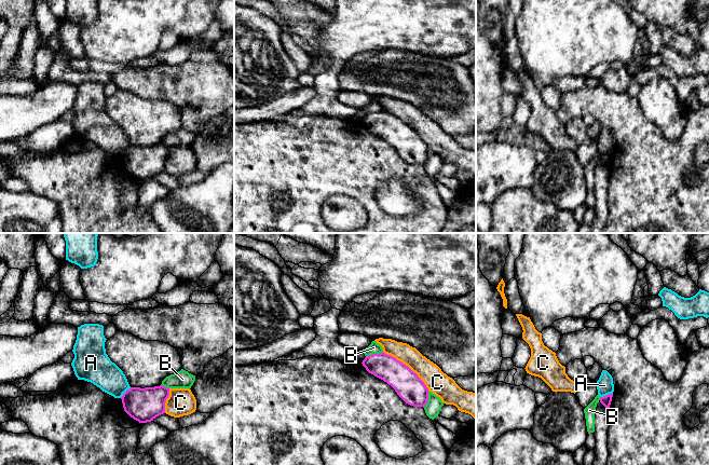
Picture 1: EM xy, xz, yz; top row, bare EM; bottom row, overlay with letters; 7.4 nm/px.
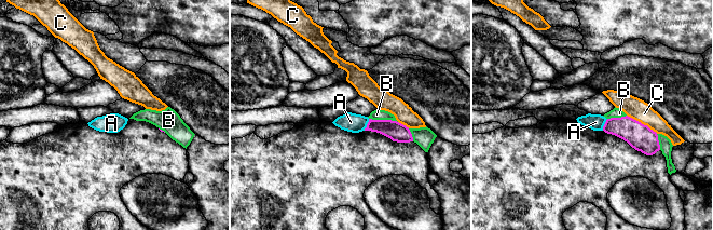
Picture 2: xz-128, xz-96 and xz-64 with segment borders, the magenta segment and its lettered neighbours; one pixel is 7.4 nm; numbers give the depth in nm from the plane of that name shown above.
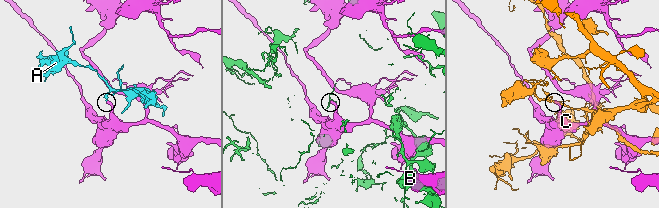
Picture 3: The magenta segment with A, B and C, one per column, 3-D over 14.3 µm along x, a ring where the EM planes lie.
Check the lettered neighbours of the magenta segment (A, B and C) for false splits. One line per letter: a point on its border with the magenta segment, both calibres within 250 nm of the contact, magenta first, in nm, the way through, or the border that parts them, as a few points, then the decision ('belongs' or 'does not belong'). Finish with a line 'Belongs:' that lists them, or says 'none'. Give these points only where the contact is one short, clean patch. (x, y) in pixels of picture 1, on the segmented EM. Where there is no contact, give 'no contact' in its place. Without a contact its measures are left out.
A: meets magenta in yz at (605, 396); 80 nm thick on the magenta side, 130 nm on the other; border along yz (612, 393), (600, 397); does not belong
B: meets magenta in xz at (373, 354); 190 nm thick on the magenta side, 80 nm on the other; does not belong
C: meets magenta in xz at (407, 366); 200 nm thick on the magenta side, 170 nm on the other; does not belong
Belongs: none

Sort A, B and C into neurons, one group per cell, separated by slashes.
A / B / C

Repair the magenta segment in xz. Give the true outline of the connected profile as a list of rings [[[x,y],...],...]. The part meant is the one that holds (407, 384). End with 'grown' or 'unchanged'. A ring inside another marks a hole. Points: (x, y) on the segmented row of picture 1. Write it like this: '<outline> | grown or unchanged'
[[[382,352],[366,356],[362,364],[369,373],[391,385],[406,404],[423,408],[427,404],[428,388],[424,382],[395,357]]] | unchanged

